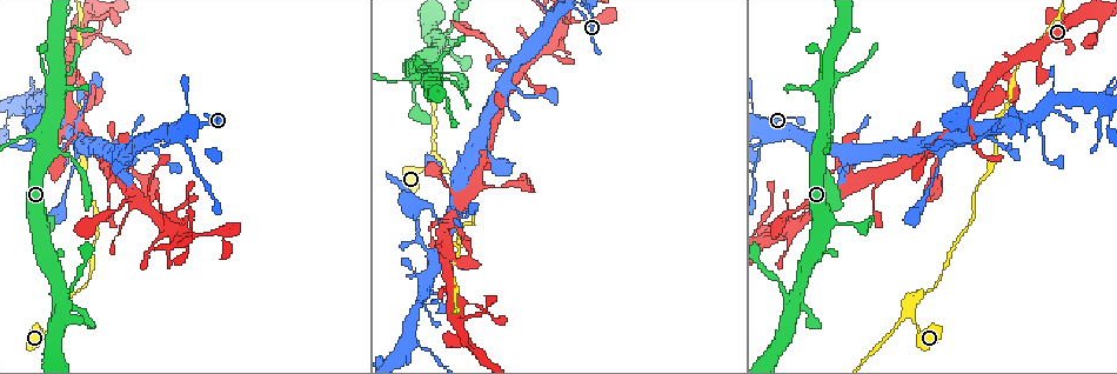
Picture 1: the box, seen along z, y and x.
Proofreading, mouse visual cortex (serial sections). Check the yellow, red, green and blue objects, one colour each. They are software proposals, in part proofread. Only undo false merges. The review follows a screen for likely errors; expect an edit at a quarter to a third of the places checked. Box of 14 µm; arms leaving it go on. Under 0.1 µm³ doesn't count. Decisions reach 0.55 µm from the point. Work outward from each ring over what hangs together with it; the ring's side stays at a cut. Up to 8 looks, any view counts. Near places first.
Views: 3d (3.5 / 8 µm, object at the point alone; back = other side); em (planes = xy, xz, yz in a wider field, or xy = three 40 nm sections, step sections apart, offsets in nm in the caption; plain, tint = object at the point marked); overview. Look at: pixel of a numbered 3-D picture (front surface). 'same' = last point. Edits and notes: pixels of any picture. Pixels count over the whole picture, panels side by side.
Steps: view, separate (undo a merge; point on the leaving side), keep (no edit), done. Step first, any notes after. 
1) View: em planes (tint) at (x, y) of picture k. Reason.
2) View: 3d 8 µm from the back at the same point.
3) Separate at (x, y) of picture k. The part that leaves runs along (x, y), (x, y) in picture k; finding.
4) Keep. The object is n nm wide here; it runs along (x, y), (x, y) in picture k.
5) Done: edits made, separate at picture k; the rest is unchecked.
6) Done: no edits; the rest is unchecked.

View: 3d 3.5 µm at (1002, 129) of picture 1. Sharp bend.

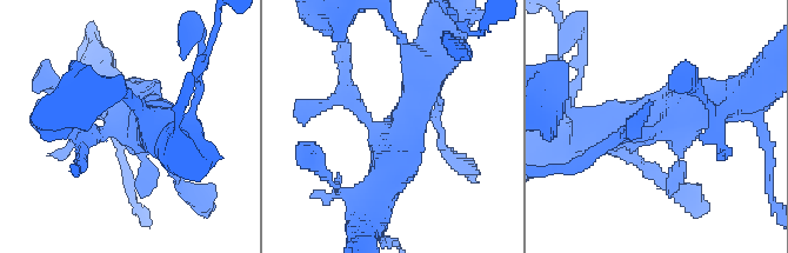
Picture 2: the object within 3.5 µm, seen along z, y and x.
View: em xy step 5 (tint) at (384, 137) of picture 2.

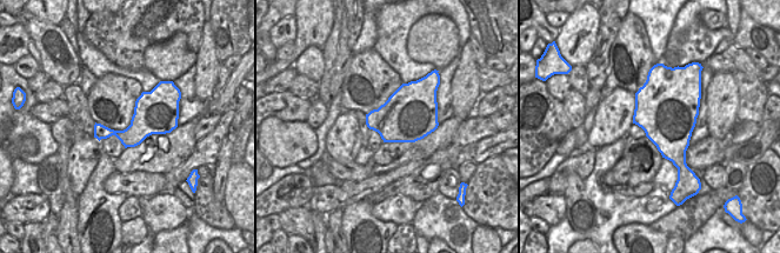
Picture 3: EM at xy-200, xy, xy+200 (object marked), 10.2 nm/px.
View: em planes (tint) at the same point. Another direction.

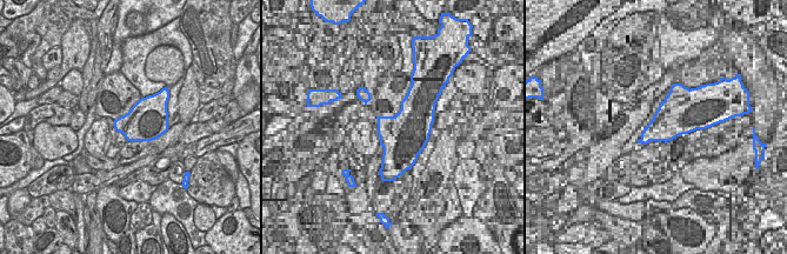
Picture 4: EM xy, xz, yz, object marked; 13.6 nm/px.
Keep. The object is 550 nm wide here; it runs along (426, 74), (372, 210) in picture 2; continuous, no second cell.

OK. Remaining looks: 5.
View: 3d 3.5 µm from the back at (911, 313) of picture 1. Narrows sharply.

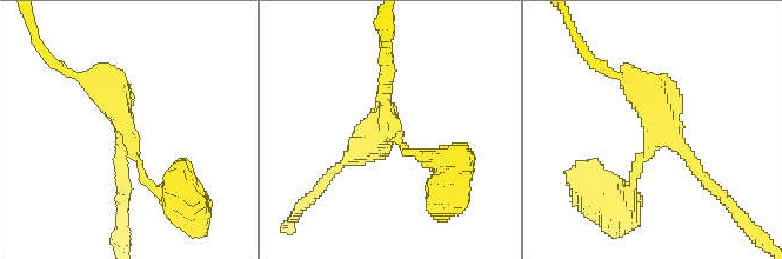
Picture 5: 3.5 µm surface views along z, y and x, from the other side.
View: em xy step 3 (tint) at (127, 133) of picture 5. 3 arms meet here; the arms are 150, 200, 450 nm wide; need the tissue.

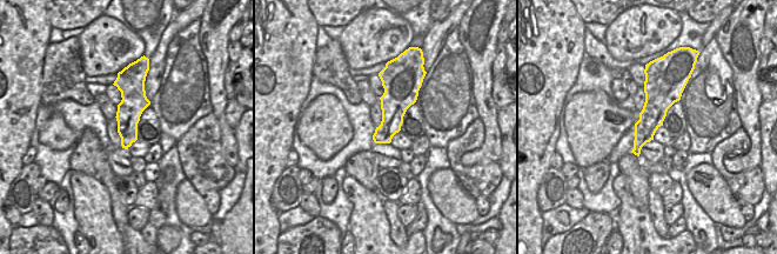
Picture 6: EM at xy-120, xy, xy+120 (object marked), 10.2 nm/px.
Keep. It runs along (165, 196), (144, 178), (114, 98), (86, 80) in picture 5; one cell here.

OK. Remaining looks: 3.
View: 3d 3.5 µm at (514, 74) of picture 1. A fork.

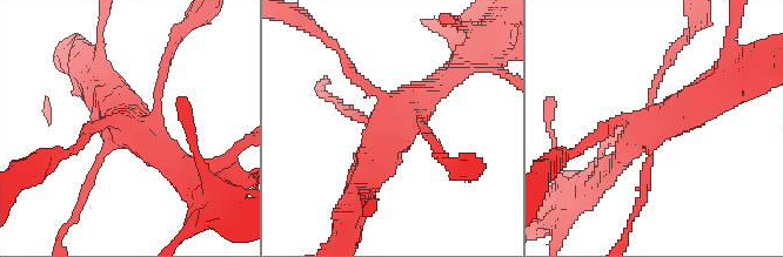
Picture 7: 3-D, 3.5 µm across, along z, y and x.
View: em xy step 2 (tint) at (392, 116) of picture 7.

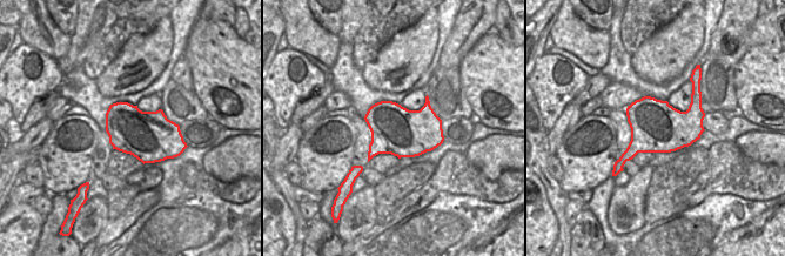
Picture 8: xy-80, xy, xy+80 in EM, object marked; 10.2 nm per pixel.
Keep. The object is 500 nm wide here; it runs along (366, 178), (392, 119), (449, 76) in picture 7; one cell here.

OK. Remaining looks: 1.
Done: no edits; the rest is unchecked.

